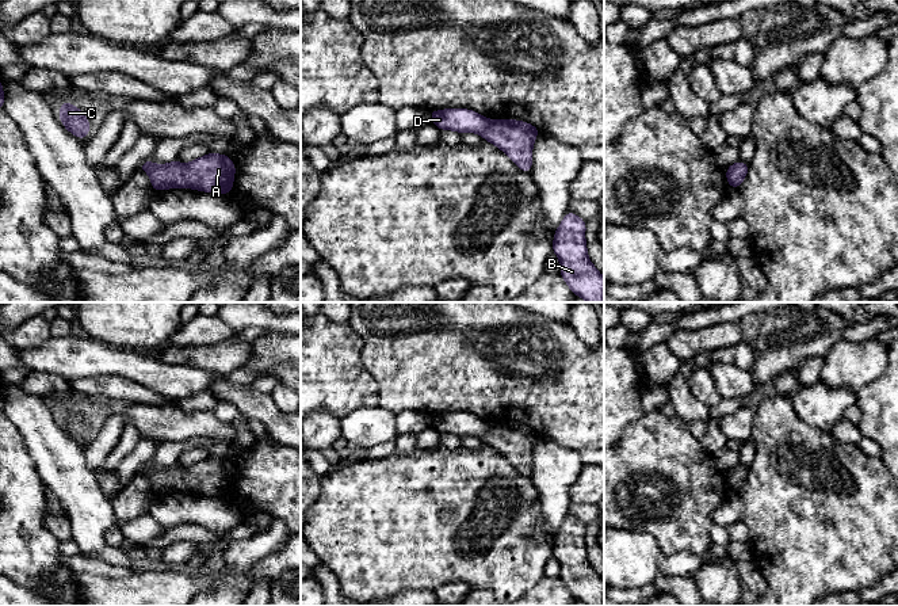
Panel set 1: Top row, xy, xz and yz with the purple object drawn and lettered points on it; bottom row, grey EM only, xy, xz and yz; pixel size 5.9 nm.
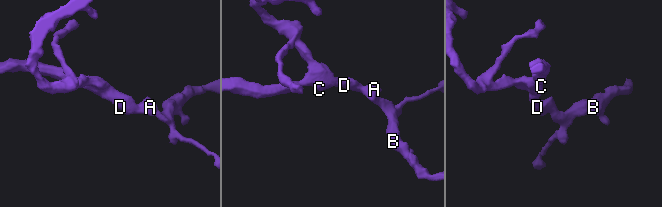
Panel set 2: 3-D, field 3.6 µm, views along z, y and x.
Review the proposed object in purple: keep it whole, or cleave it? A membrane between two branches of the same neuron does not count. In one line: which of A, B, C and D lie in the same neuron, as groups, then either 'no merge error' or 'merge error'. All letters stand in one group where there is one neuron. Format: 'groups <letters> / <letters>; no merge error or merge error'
groups A B C D; no merge error

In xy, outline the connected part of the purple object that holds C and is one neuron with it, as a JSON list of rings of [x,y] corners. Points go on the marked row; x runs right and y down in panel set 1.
[[[68,99],[57,111],[65,129],[85,141],[85,136],[91,130],[87,115],[79,107],[72,106]]]

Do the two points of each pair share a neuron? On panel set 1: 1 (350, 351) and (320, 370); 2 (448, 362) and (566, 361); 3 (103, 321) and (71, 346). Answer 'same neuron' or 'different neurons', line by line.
1: same neuron
2: same neuron
3: different neurons

